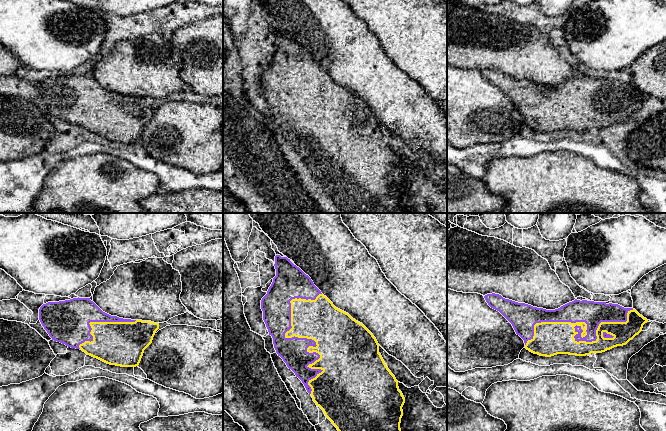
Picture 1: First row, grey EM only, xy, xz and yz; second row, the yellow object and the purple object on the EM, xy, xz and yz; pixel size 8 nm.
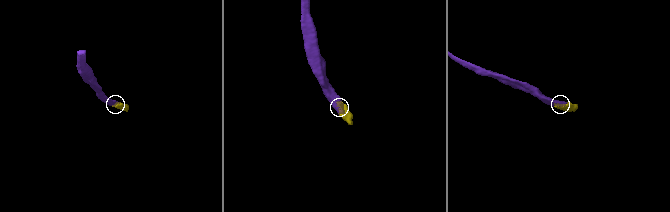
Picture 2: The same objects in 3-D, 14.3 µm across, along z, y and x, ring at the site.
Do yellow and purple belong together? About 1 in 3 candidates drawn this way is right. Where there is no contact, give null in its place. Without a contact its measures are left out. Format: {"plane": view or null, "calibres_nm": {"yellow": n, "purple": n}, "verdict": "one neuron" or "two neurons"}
{"plane": "yz", "calibres_nm": {"yellow": 280, "purple": 190}, "verdict": "one neuron"}

